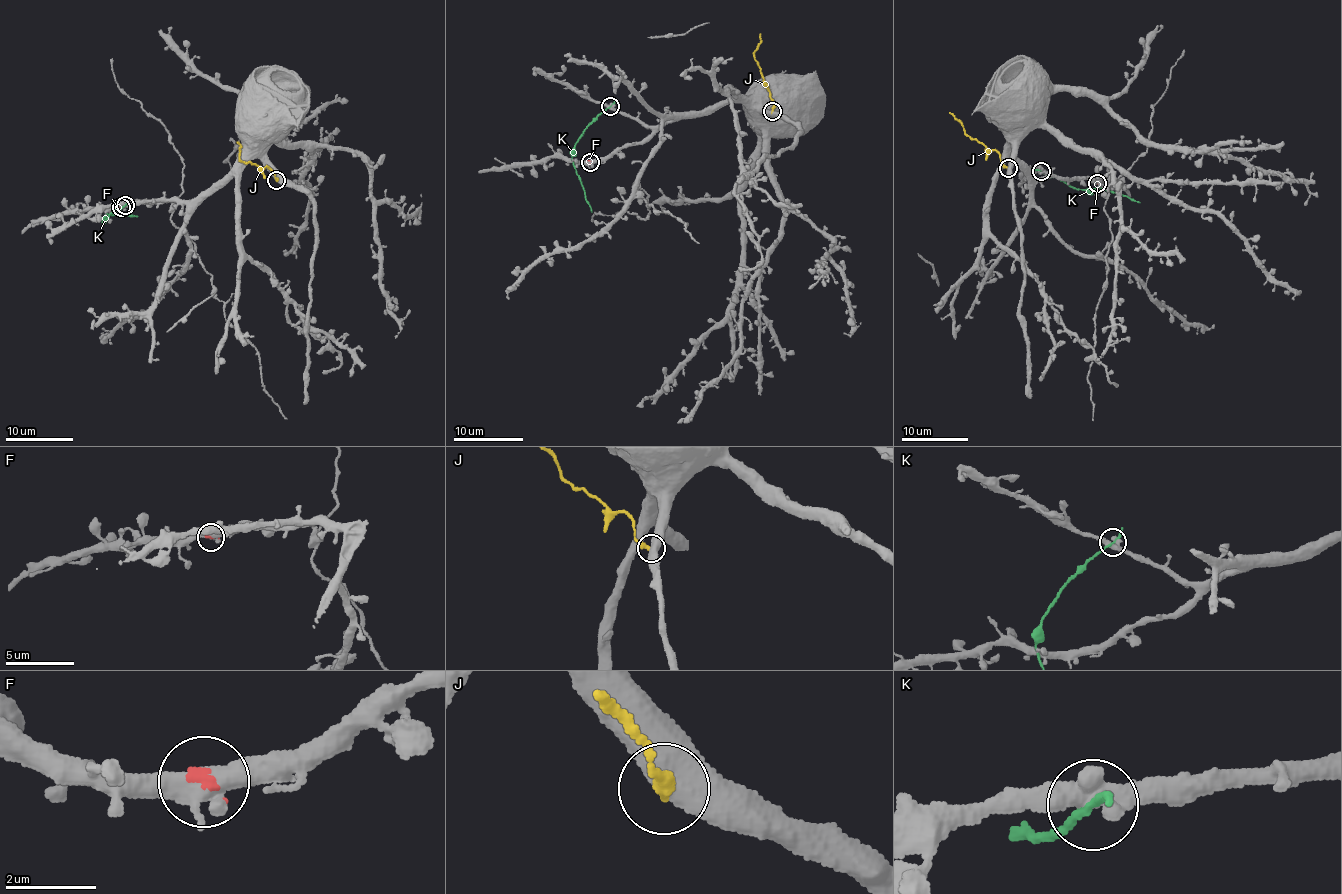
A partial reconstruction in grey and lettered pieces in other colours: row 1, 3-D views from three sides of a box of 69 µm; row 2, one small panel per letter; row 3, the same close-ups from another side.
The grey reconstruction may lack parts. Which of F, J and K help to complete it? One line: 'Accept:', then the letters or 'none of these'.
Accept: F

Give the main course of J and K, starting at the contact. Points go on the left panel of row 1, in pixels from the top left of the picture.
J: (276, 180), (266, 166), (242, 161), (237, 141)
K: (126, 204), (115, 208), (105, 219), (104, 214), (138, 216)

